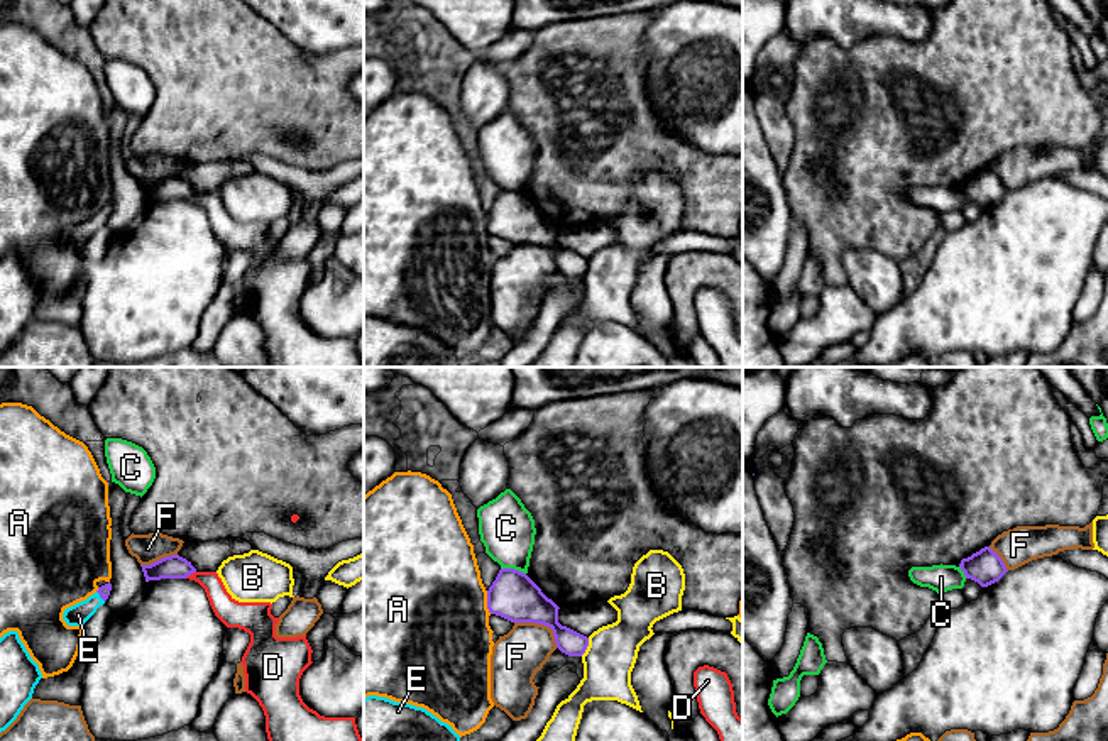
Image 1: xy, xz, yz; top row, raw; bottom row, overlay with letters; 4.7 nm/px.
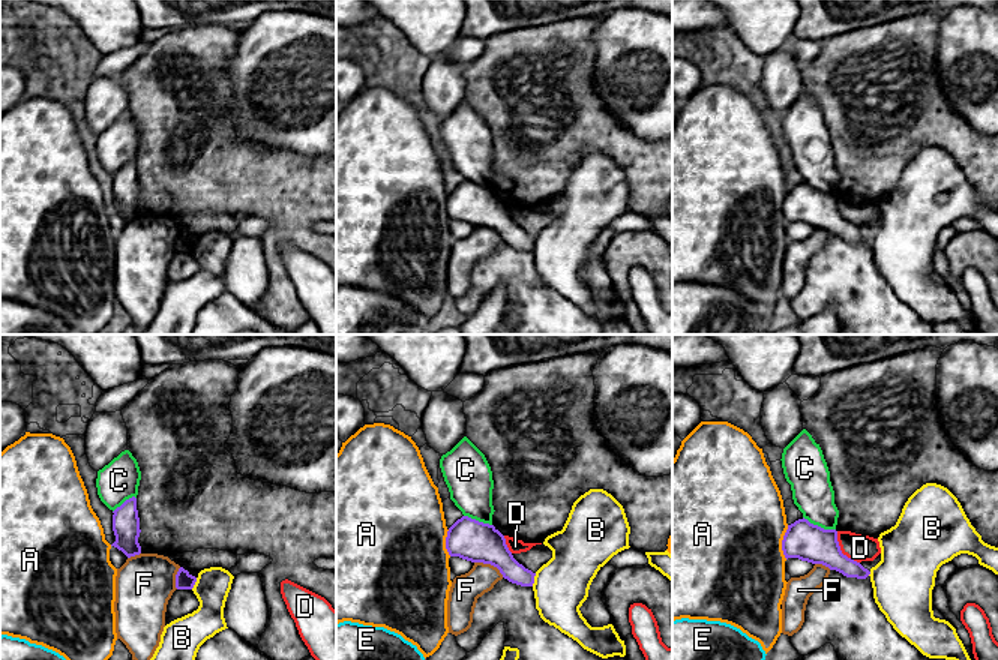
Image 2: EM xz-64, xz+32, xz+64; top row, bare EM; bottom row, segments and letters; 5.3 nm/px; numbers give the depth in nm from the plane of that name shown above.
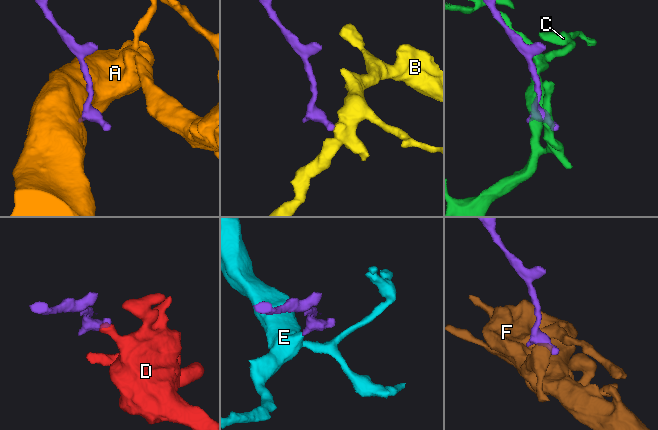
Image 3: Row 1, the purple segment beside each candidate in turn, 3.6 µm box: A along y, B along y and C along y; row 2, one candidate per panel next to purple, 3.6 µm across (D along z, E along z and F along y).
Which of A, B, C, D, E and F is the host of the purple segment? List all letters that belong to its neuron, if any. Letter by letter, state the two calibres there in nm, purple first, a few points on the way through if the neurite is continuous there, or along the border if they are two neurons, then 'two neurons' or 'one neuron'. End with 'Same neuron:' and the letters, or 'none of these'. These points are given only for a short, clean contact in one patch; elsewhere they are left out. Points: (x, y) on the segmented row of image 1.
A: 220/500 nm | along xz (486, 591), (486, 608), (491, 613) | two neurons
B: 120/240 nm | along xz (589, 638), (589, 645), (581, 655) | two neurons
C: 220/260 nm | two neurons
D: 110/120 nm | along xy (195, 570), (185, 577) | two neurons
E: 60/100 nm | across xy (104, 591), (100, 596), (78, 614) | one neuron
F: 220/240 nm | along xz (515, 621), (545, 625), (552, 631), (557, 647) | two neurons
Same neuron: E

